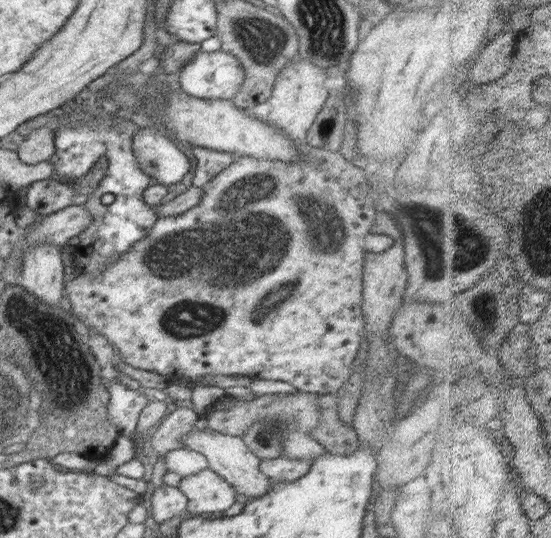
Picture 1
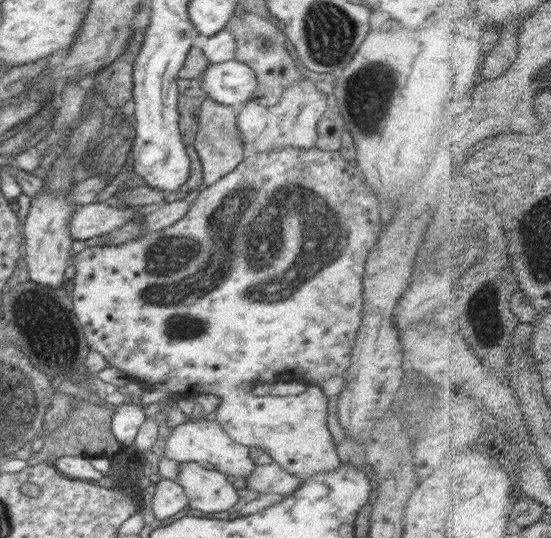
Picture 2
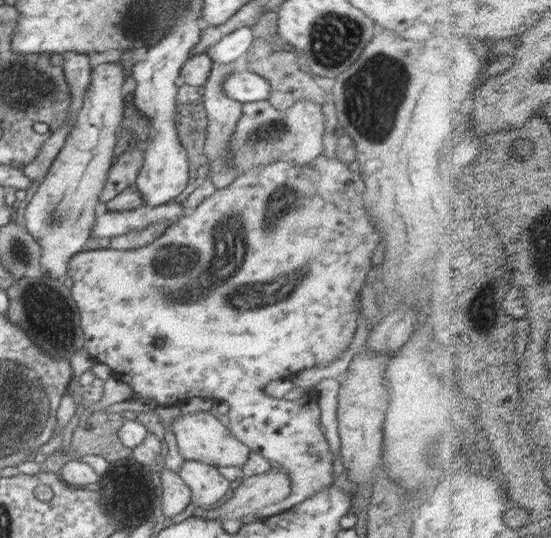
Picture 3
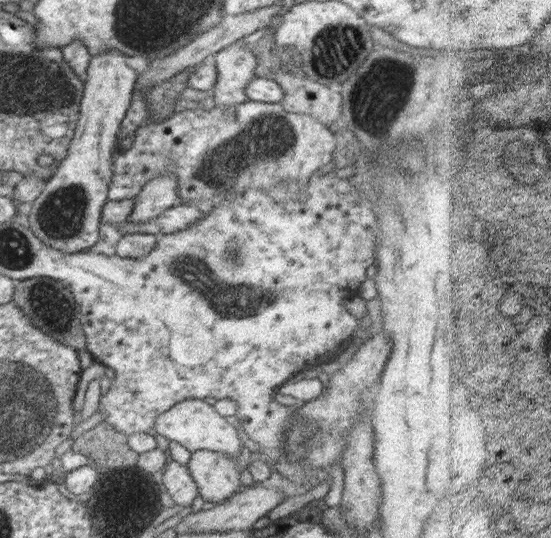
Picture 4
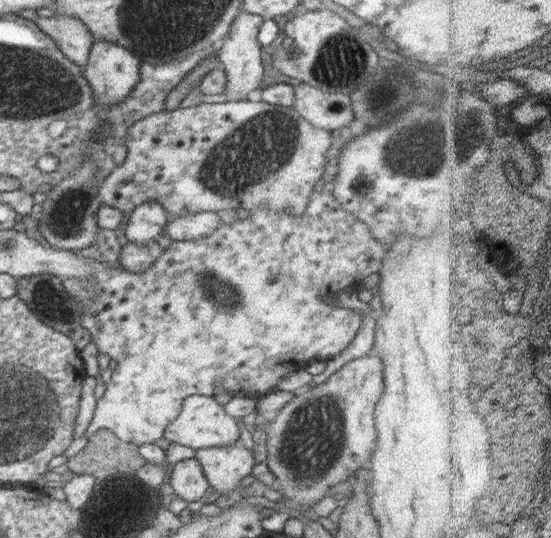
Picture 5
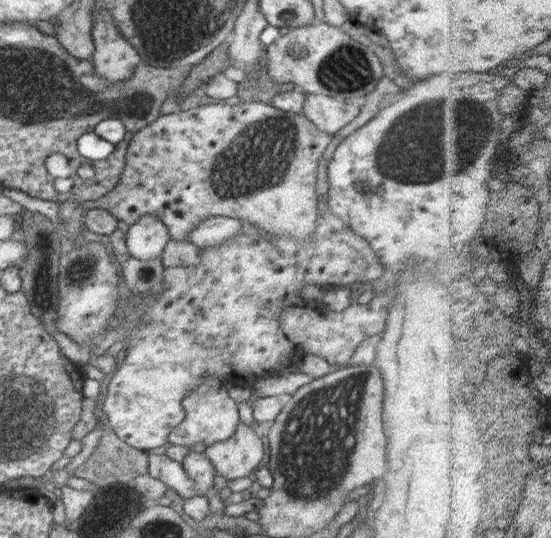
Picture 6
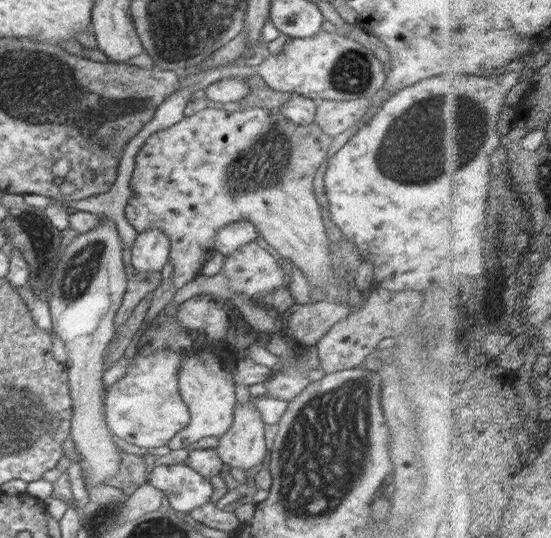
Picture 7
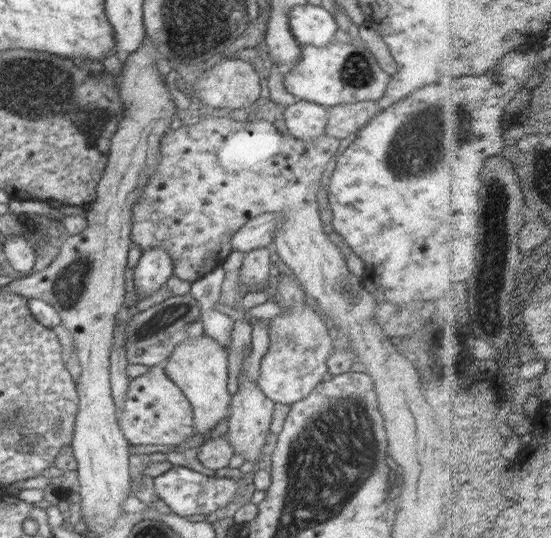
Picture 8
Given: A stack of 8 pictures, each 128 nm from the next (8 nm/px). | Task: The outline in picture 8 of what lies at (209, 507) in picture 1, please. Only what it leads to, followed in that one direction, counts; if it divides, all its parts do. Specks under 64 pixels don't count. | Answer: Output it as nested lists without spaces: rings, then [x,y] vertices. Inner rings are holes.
[[[239,376],[240,388],[232,395],[230,405],[230,416],[228,418],[228,442],[234,453],[241,454],[244,460],[256,461],[262,454],[262,447],[269,434],[269,426],[272,422],[275,402],[270,400],[257,386],[257,382],[248,381],[245,376]]]

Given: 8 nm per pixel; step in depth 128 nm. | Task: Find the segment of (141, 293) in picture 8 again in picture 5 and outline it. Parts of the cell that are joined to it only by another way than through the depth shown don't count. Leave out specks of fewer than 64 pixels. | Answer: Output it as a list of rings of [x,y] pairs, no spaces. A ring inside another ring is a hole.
[[[154,199],[136,205],[129,215],[124,241],[134,242],[139,246],[148,242],[157,242],[161,238],[164,225],[169,220],[164,205]]]

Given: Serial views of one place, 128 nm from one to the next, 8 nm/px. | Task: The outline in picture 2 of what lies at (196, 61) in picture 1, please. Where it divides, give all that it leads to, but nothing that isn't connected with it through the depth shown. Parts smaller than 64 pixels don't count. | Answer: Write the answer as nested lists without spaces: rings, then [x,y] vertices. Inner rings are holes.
[[[235,58],[220,63],[209,62],[199,79],[205,97],[226,106],[246,103],[258,88],[254,71]]]

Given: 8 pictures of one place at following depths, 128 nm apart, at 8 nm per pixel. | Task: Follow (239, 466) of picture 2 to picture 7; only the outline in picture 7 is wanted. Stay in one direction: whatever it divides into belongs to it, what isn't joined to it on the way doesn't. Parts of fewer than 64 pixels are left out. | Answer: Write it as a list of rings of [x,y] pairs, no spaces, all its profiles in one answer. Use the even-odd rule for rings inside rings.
[[[196,352],[182,362],[179,371],[179,391],[190,412],[190,422],[167,442],[171,450],[177,450],[198,442],[208,436],[221,437],[228,432],[234,420],[234,406],[237,404],[235,382],[228,366],[212,352]]]

